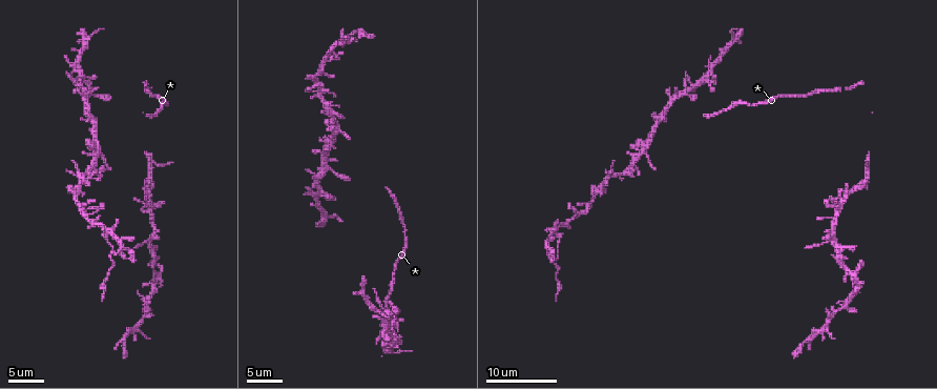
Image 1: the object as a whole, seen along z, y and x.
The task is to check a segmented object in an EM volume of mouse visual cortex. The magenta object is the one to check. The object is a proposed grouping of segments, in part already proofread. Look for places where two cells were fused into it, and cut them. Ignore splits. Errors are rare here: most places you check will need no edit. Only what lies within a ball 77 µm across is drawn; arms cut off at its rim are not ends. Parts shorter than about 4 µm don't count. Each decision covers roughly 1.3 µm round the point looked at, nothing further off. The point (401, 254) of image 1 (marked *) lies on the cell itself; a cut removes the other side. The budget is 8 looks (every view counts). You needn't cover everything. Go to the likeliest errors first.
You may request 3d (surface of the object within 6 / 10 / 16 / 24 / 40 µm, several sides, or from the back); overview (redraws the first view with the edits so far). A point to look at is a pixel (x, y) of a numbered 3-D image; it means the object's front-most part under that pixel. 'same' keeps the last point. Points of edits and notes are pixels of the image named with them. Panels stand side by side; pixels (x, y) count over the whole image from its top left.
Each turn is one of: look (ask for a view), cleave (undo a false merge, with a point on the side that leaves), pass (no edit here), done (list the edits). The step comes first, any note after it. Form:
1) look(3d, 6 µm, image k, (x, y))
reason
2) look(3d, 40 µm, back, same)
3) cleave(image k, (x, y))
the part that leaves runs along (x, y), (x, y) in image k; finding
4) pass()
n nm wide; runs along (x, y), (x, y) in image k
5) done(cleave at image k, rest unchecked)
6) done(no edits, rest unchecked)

look(3d, 24 µm, image 1, (110, 231))
looks like a crossing

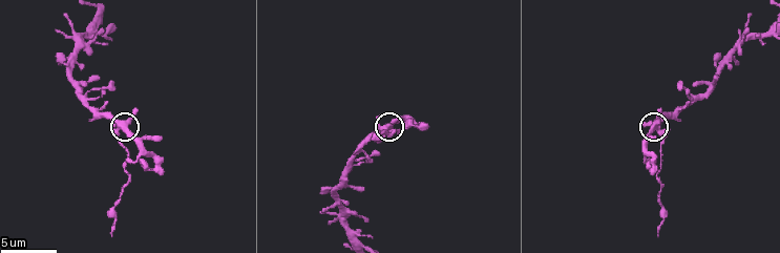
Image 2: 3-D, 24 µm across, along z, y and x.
look(3d, 6 µm, image 2, (387, 128))
zoom in

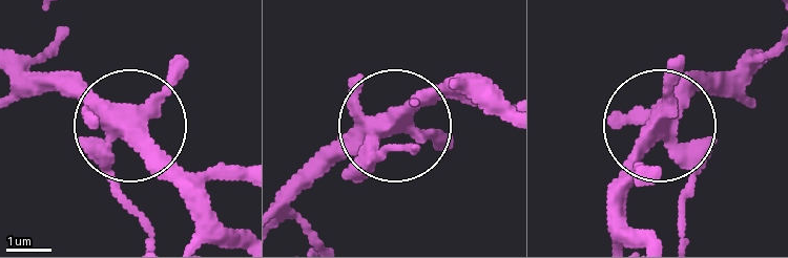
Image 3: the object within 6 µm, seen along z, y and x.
pass()
390 nm wide; runs along (15, 63), (127, 120), (191, 184) in image 3; all the same cell

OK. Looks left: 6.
look(3d, 16 µm, image 1, (333, 170))

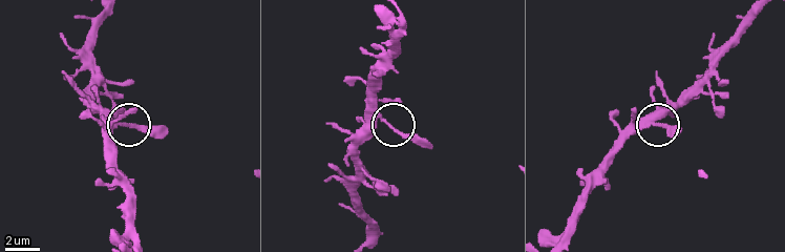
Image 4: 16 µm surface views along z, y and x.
look(3d, 10 µm, image 4, (386, 122))

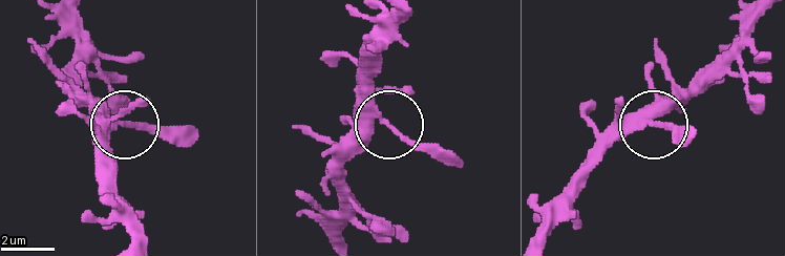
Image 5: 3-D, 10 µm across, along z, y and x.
look(3d, 6 µm, image 5, (126, 125))

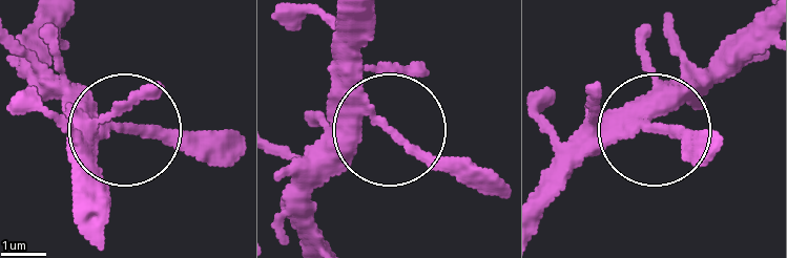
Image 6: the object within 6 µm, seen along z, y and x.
pass()
250 nm wide; all the same cell

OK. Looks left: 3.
look(3d, 10 µm, image 2, (91, 97))
looks like a crossing

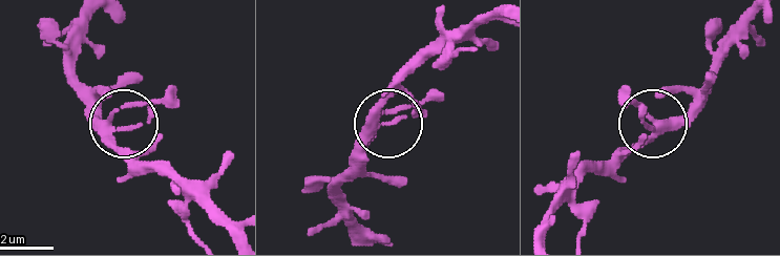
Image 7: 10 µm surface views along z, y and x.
look(3d, 6 µm, image 7, (126, 131))

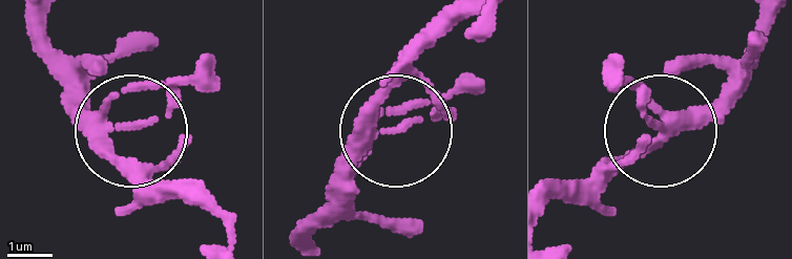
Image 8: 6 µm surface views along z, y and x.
pass()
runs along (772, 24), (720, 92), (663, 126), (610, 62) in image 8; continuous, no second cell

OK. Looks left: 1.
done(no edits, rest unchecked)

